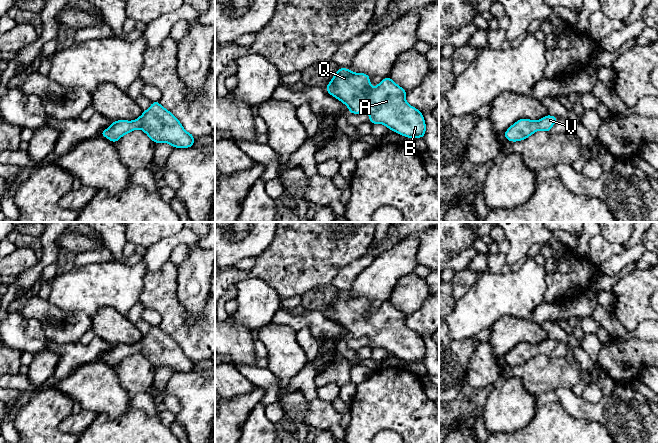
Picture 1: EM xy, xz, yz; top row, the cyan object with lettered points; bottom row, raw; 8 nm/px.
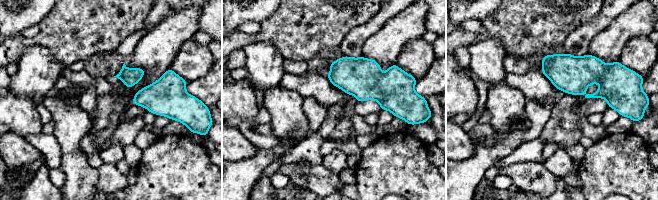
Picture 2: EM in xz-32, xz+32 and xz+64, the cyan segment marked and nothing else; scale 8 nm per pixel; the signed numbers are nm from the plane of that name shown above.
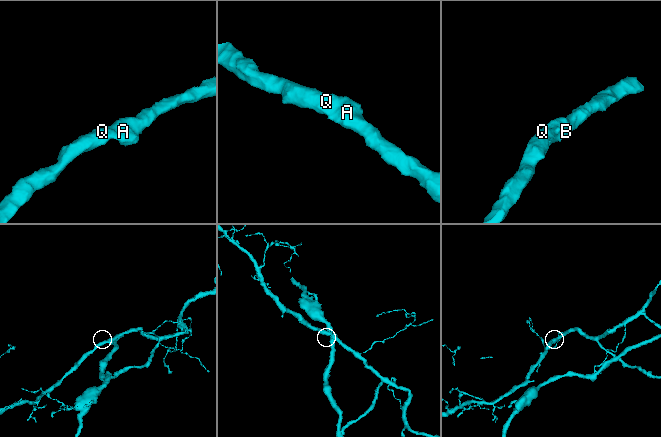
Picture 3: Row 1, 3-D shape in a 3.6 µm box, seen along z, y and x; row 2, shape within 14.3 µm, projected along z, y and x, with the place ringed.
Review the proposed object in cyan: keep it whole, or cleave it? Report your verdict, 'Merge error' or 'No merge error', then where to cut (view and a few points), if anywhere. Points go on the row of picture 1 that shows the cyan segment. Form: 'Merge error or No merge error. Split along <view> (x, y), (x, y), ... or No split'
No merge error. No split

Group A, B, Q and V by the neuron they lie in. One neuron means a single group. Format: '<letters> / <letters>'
A B Q V

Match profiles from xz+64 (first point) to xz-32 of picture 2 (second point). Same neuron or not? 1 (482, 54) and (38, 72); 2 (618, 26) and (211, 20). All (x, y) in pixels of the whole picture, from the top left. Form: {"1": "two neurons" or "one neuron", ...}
{"1": "one neuron", "2": "two neurons"}

